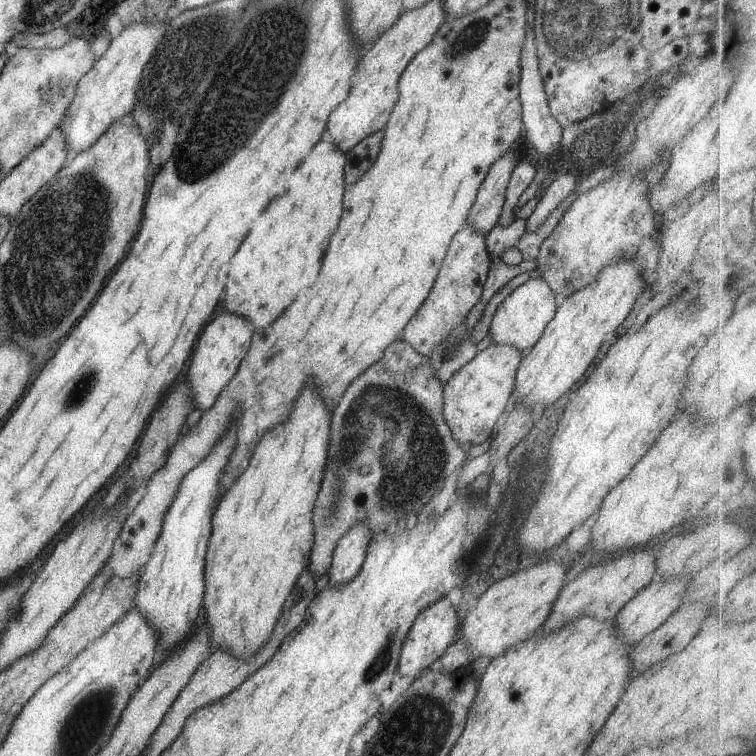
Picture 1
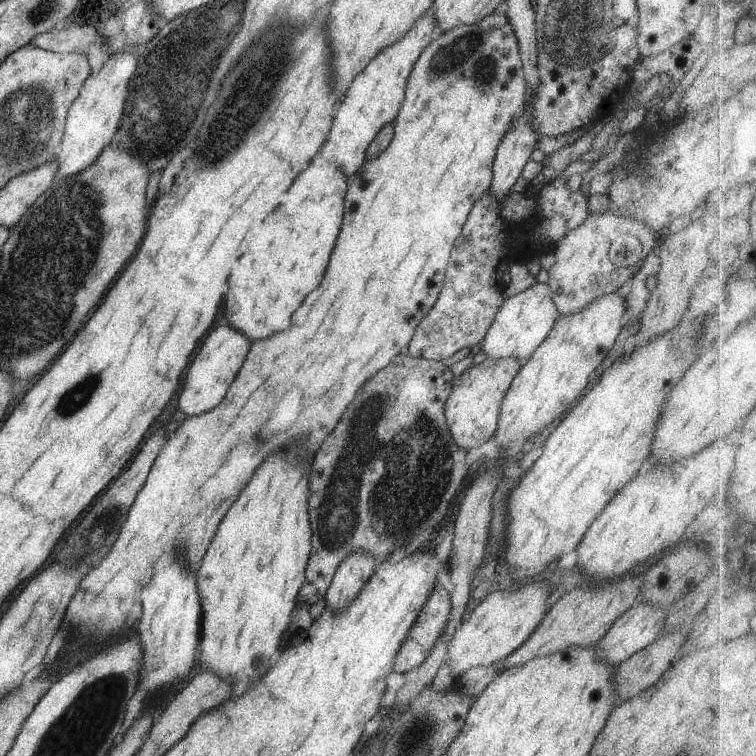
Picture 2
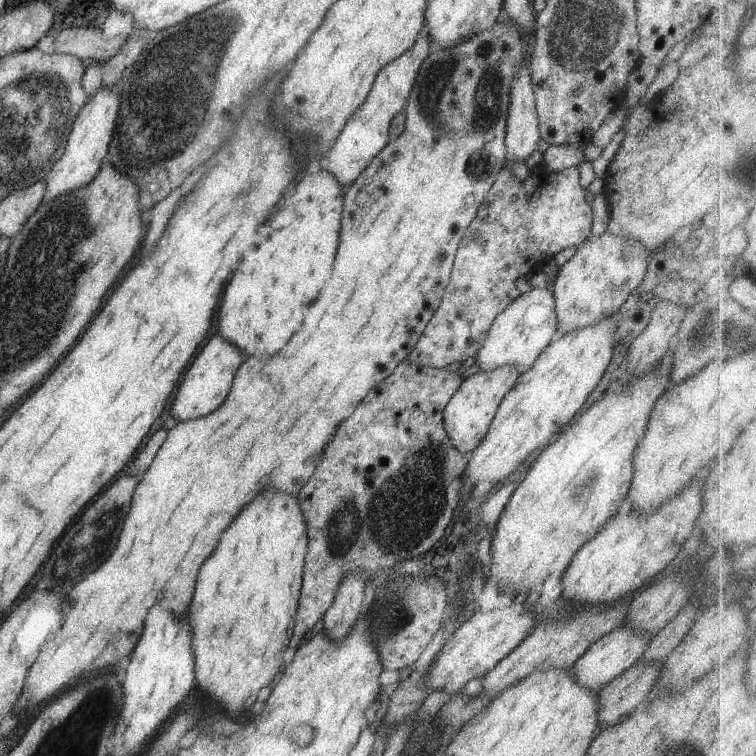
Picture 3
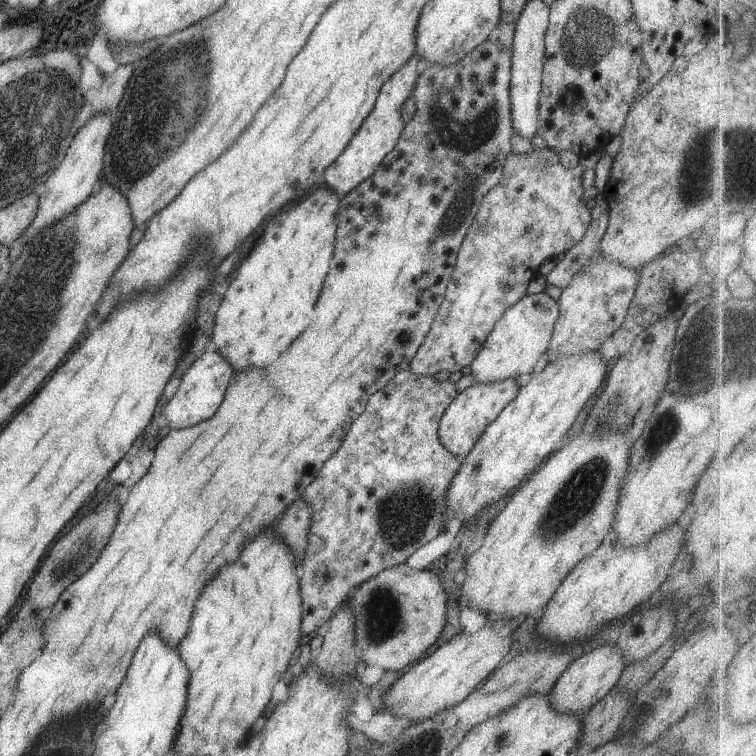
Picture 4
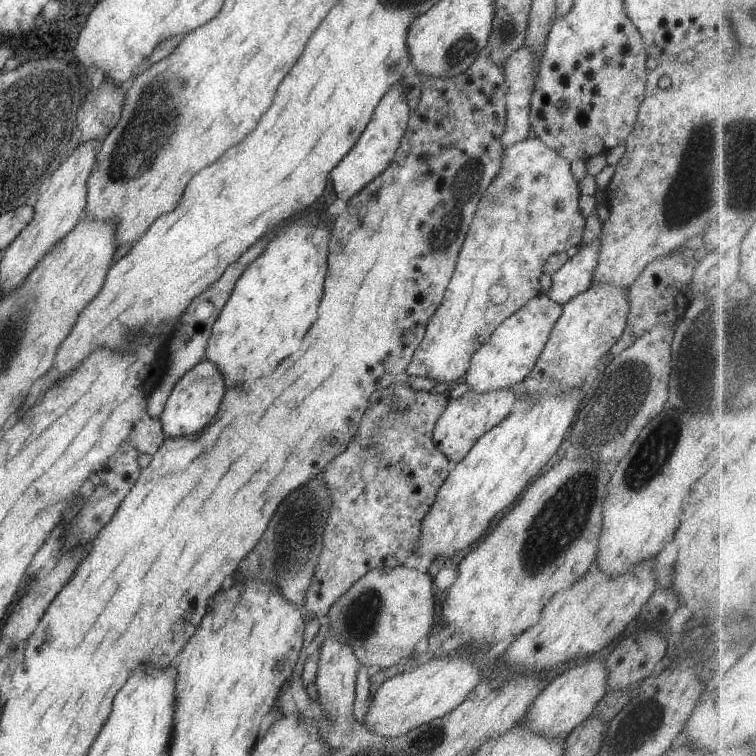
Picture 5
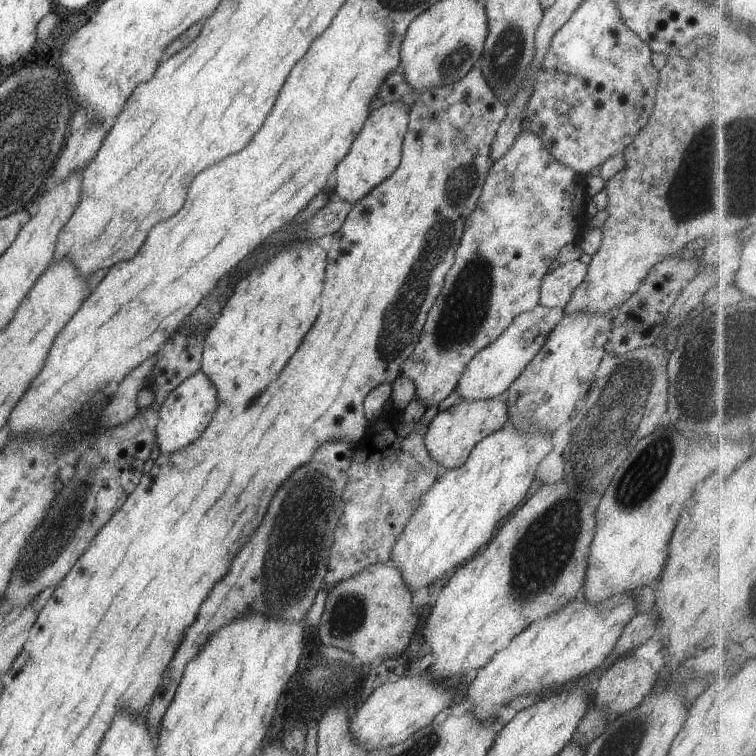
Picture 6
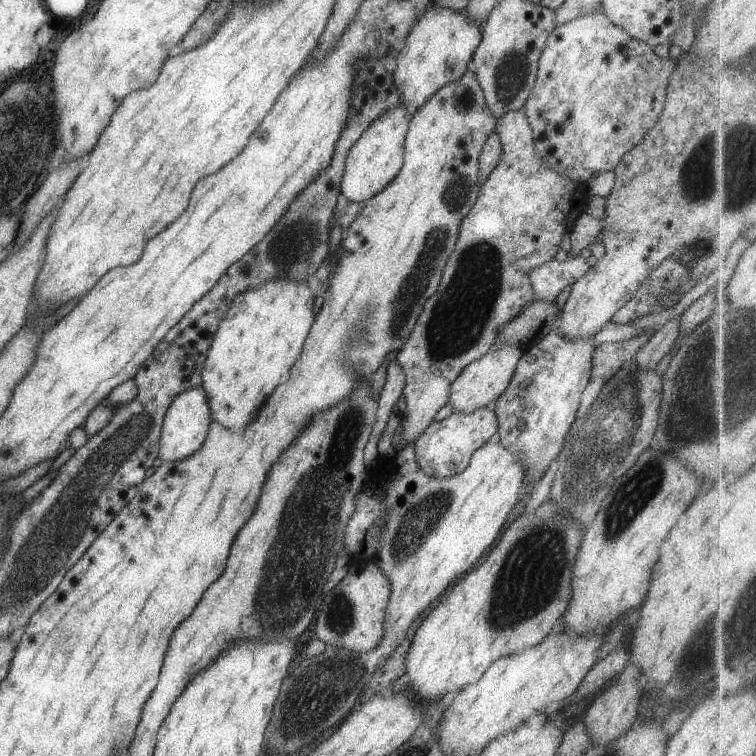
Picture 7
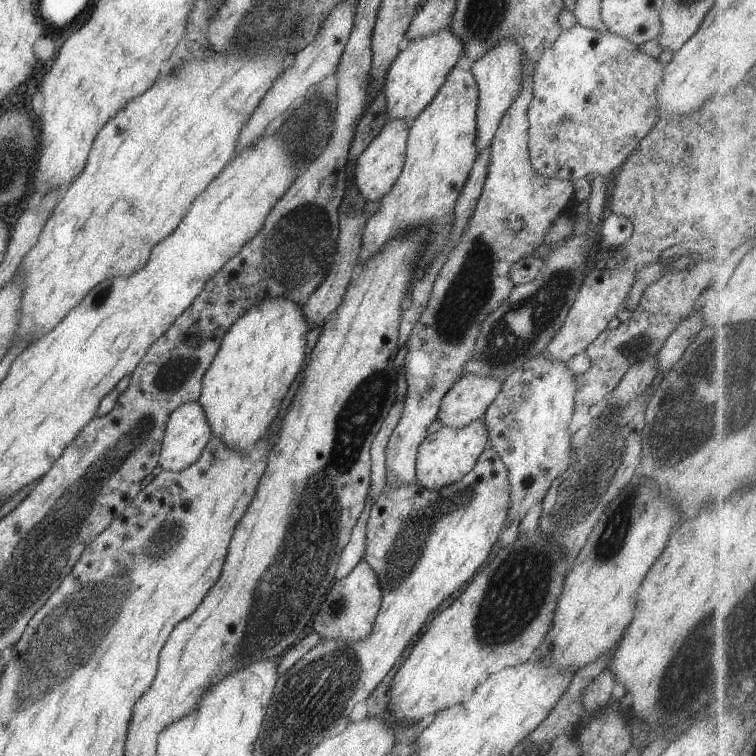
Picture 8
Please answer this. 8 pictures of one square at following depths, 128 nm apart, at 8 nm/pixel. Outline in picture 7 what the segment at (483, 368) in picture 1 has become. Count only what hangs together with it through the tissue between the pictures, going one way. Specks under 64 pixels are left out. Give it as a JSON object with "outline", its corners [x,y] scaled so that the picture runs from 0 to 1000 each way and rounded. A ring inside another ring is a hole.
{"outline":[[[649,537],[630,541],[622,548],[601,544],[583,558],[571,557],[548,585],[552,616],[567,631],[601,631],[616,622],[623,603],[632,593],[657,579],[659,565],[660,558]]]}

